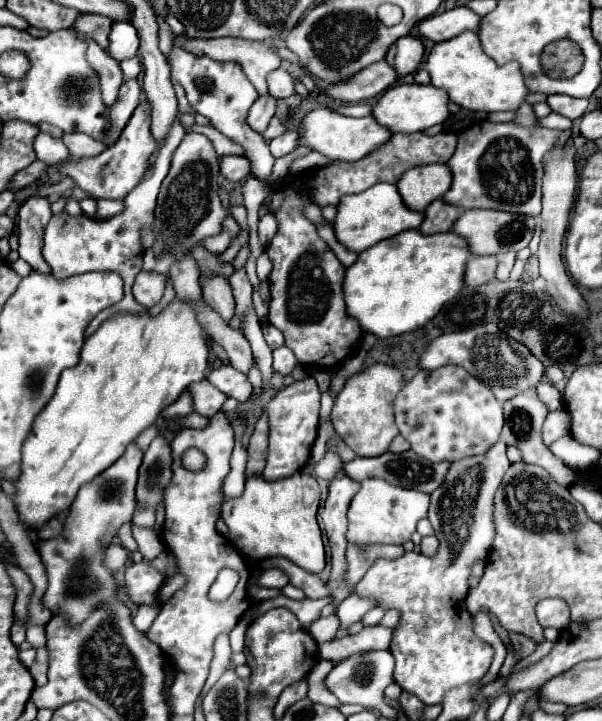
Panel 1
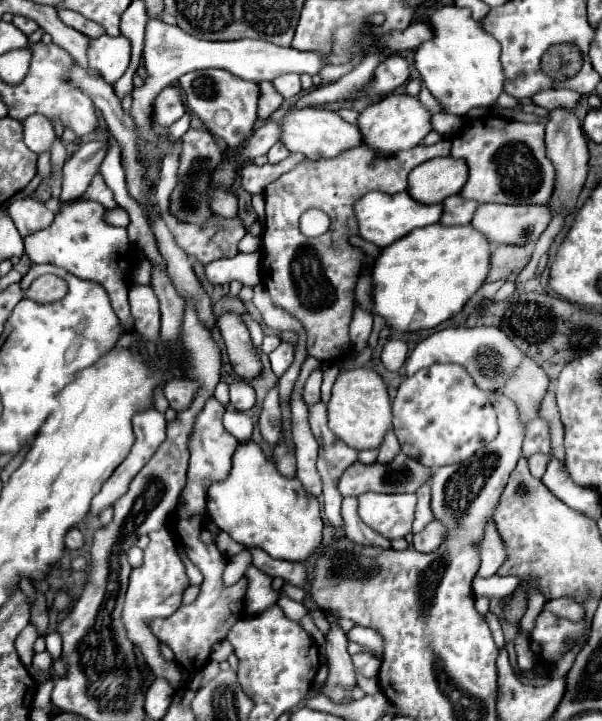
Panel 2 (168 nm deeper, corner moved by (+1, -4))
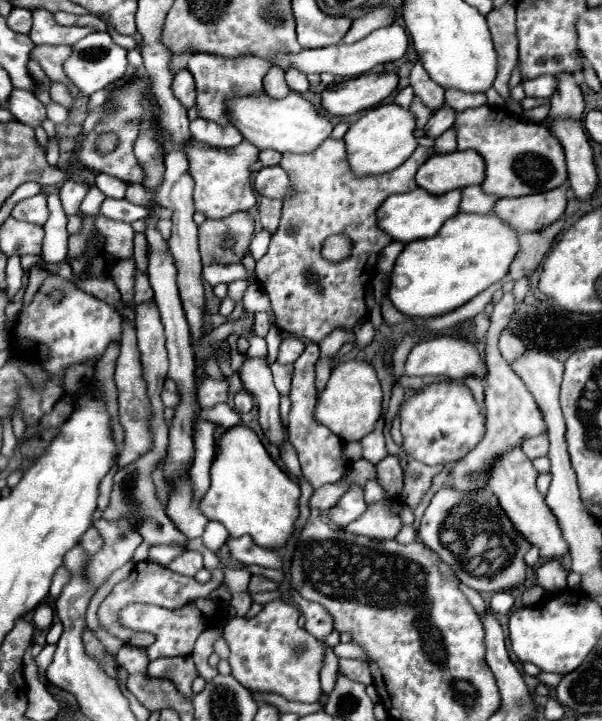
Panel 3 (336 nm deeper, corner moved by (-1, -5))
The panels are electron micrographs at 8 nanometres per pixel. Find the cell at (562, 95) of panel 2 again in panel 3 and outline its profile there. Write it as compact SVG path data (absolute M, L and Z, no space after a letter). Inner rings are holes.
M540 75L536 79L524 79L522 87L528 97L550 97L556 91L556 79L552 75Z

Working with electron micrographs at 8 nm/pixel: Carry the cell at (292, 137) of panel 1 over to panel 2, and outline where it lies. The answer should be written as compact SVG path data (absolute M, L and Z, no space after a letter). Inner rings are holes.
M276 142L276 144L268 150L268 162L270 162L270 164L276 164L276 162L284 160L288 154L290 154L290 152L286 150L286 146L282 146L282 142Z

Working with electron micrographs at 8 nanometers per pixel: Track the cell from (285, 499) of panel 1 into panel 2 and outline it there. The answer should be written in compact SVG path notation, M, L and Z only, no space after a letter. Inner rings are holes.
M254 442L238 444L230 476L224 482L216 482L208 490L208 514L220 530L228 532L236 542L246 548L260 548L268 552L272 558L282 558L290 562L306 562L312 558L322 542L322 518L318 498L308 494L298 478L284 478L276 472L274 464L262 454L260 446Z

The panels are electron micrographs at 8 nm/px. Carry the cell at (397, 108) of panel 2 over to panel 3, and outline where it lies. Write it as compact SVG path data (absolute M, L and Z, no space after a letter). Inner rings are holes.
M394 103L368 109L356 123L350 125L350 129L344 135L346 159L350 163L352 173L356 177L368 177L368 175L390 173L396 167L400 167L416 149L414 129L416 121L408 109L402 109Z

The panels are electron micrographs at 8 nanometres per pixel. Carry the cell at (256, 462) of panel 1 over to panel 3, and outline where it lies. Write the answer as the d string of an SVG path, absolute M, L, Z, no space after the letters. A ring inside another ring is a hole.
M274 363L272 369L272 375L274 375L274 385L276 389L282 393L282 395L288 395L290 393L290 379L292 379L292 365L280 365L280 363Z

